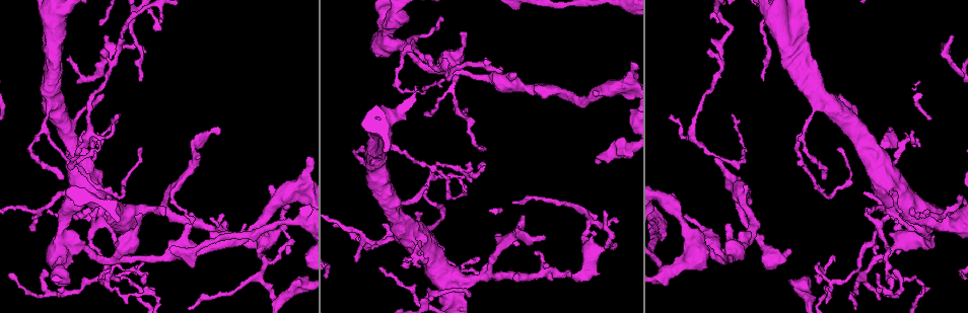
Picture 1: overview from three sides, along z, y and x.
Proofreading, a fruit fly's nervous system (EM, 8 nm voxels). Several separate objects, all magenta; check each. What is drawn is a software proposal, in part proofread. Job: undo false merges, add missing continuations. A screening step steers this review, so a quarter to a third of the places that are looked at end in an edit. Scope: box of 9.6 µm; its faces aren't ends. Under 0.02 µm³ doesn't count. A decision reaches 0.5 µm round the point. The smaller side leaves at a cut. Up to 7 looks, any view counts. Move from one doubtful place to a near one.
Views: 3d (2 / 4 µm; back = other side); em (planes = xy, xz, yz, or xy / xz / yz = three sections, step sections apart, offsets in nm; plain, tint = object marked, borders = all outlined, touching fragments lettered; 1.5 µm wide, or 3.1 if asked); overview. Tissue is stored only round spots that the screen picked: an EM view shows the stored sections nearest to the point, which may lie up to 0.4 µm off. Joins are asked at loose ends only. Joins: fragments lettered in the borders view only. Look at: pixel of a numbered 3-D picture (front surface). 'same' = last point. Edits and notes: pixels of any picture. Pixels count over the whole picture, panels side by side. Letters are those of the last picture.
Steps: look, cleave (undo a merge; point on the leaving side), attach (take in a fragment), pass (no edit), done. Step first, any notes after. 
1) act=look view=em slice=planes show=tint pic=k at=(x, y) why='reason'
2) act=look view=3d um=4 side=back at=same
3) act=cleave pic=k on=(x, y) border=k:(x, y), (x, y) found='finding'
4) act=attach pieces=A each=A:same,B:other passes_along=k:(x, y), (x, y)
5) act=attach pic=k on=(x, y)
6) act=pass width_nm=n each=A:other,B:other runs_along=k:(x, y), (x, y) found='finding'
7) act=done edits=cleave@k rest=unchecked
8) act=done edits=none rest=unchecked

act=look view=3d um=2 pic=1 at=(44, 269) why='free end'

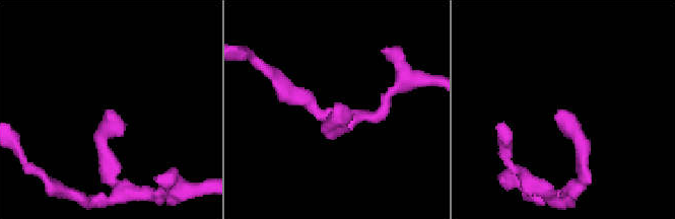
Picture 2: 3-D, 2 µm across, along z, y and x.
act=look view=em slice=planes show=plain pic=2 at=(345, 104)

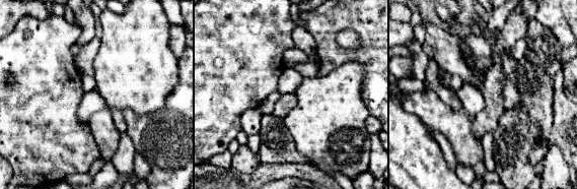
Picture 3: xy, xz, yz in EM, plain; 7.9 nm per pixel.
act=look view=em slice=planes show=borders at=same

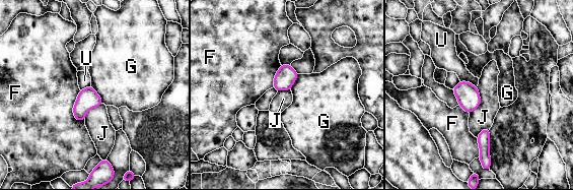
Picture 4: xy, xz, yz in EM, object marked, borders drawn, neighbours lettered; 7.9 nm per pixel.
act=pass each=F:other,G:other,J:other,U:other found='no lettered fragment goes on from it'

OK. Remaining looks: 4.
act=look view=em slice=planes show=borders pic=1 at=(98, 208)

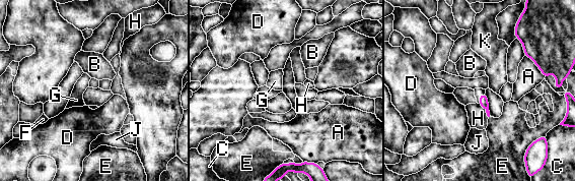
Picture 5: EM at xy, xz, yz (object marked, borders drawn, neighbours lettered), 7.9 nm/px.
act=pass each=A:other,B:other,C:other,D:other,E:other,F:other,G:other,H:other,J:other,K:other border=5:(479, 103), (488, 117) found='none of them fits'

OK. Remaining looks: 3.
act=look view=3d um=2 pic=1 at=(145, 52) why='thin end'

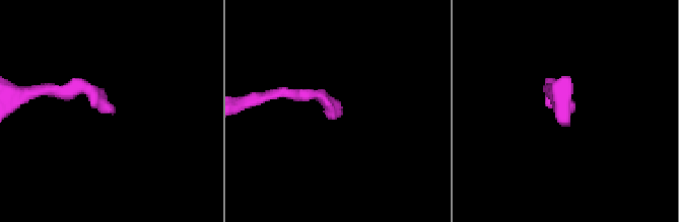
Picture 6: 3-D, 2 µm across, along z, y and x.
act=look view=em slice=yz step=4 show=borders pic=6 at=(112, 109) why='now the EM'

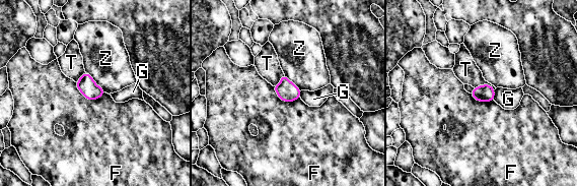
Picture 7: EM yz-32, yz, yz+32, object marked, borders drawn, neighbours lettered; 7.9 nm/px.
act=pass longest_contact=F:260nm each=F:other,G:other,T:other,Z:other found='none of them fits'

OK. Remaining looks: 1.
act=done edits=none rest=unchecked

